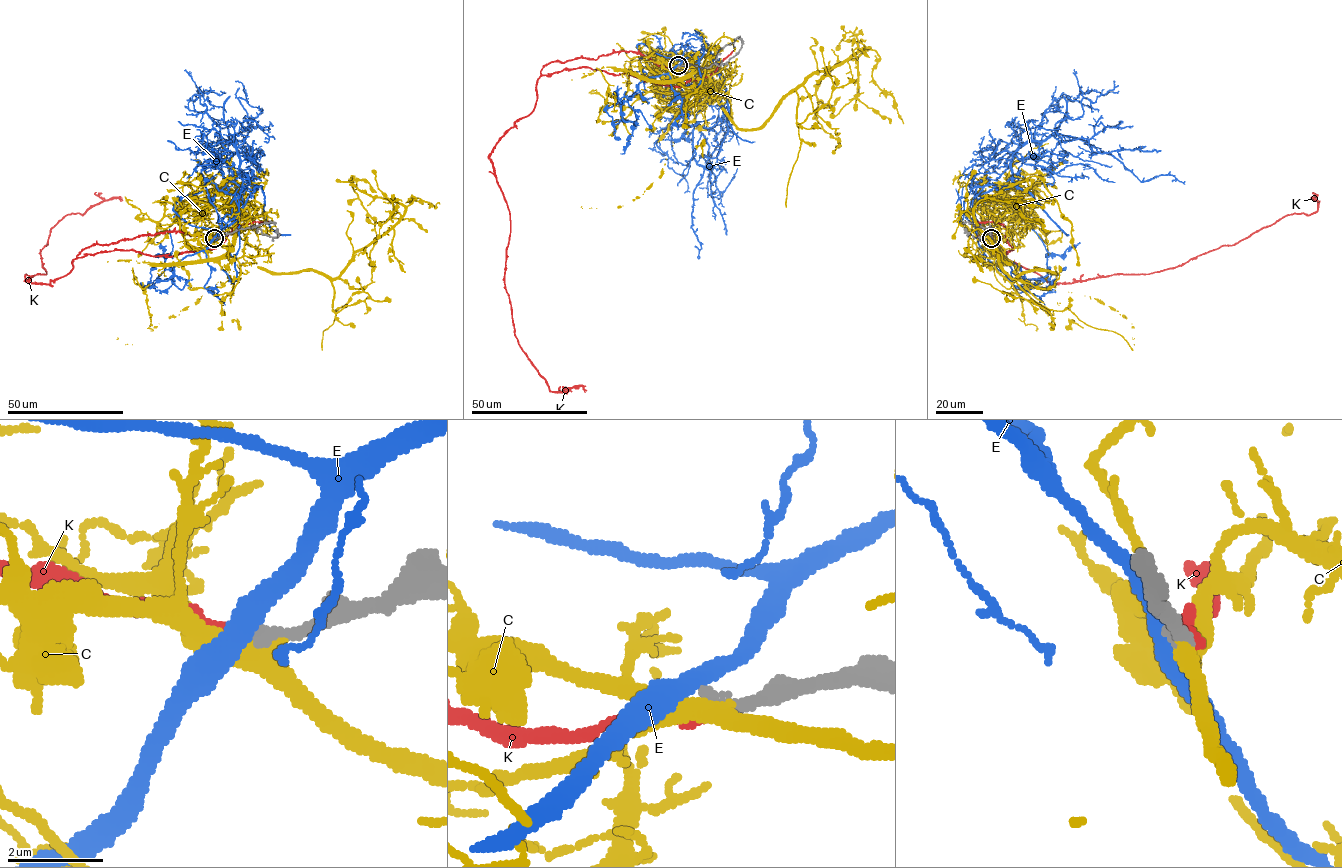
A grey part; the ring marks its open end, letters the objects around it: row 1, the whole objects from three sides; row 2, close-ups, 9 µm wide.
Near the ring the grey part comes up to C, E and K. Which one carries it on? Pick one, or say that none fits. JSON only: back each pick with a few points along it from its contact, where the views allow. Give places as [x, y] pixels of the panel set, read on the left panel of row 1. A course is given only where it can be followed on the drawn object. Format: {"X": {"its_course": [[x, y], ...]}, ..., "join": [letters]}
{"join": []}

